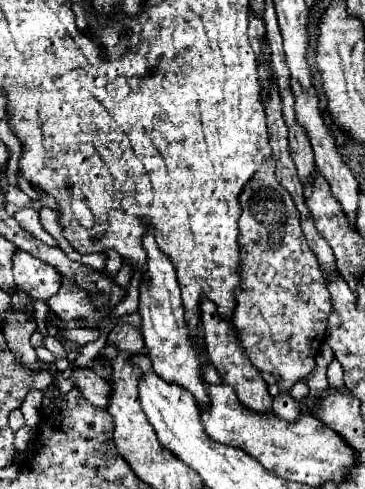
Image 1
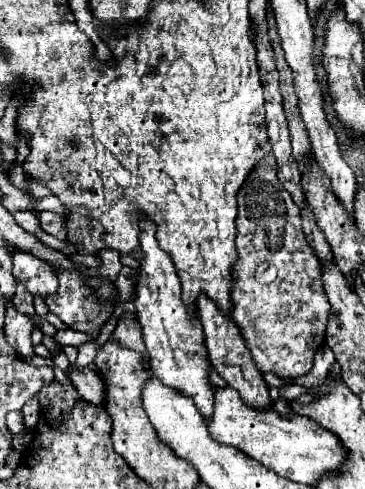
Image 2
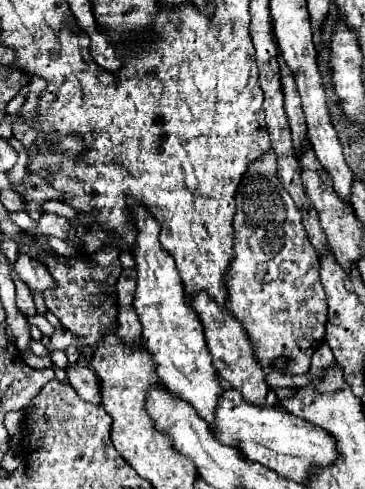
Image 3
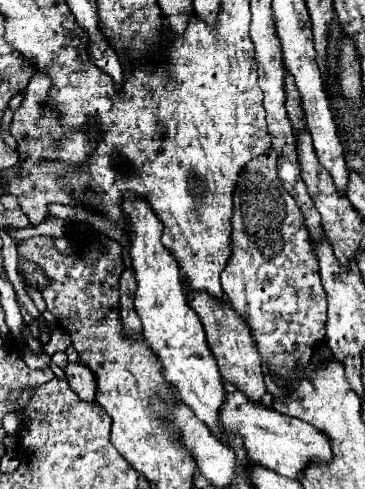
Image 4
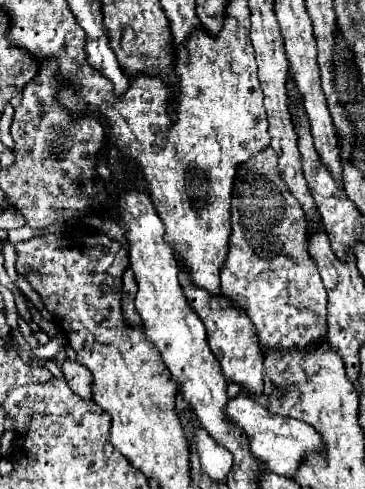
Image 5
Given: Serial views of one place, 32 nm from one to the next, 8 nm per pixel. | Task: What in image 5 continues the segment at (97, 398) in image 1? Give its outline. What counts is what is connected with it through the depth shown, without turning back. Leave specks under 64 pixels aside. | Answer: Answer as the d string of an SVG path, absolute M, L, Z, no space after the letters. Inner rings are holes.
M66 360L60 368L62 368L72 392L76 392L84 400L92 400L92 374L88 372L88 368L84 368L82 364L70 362L70 360Z

